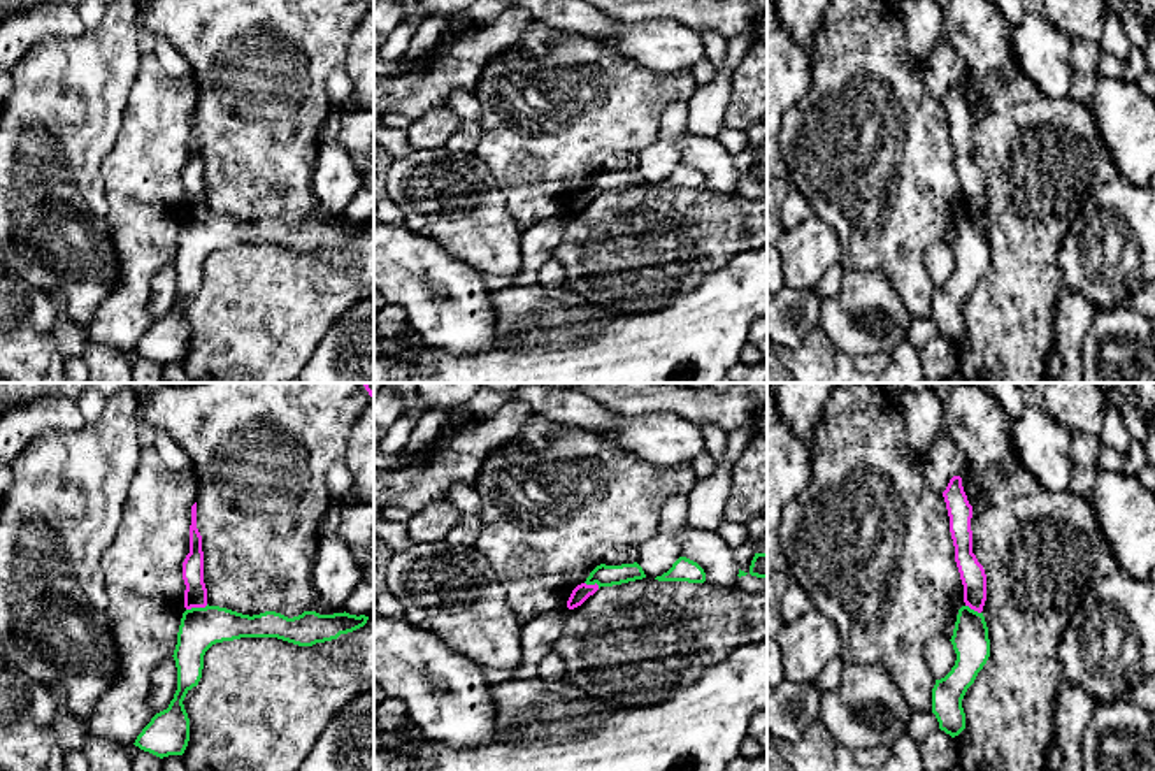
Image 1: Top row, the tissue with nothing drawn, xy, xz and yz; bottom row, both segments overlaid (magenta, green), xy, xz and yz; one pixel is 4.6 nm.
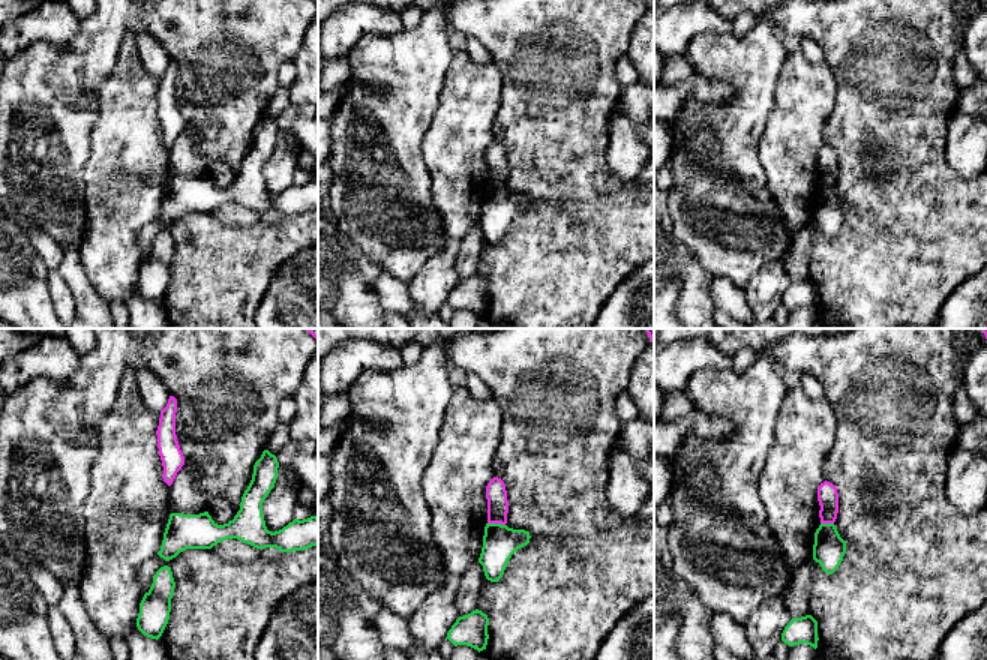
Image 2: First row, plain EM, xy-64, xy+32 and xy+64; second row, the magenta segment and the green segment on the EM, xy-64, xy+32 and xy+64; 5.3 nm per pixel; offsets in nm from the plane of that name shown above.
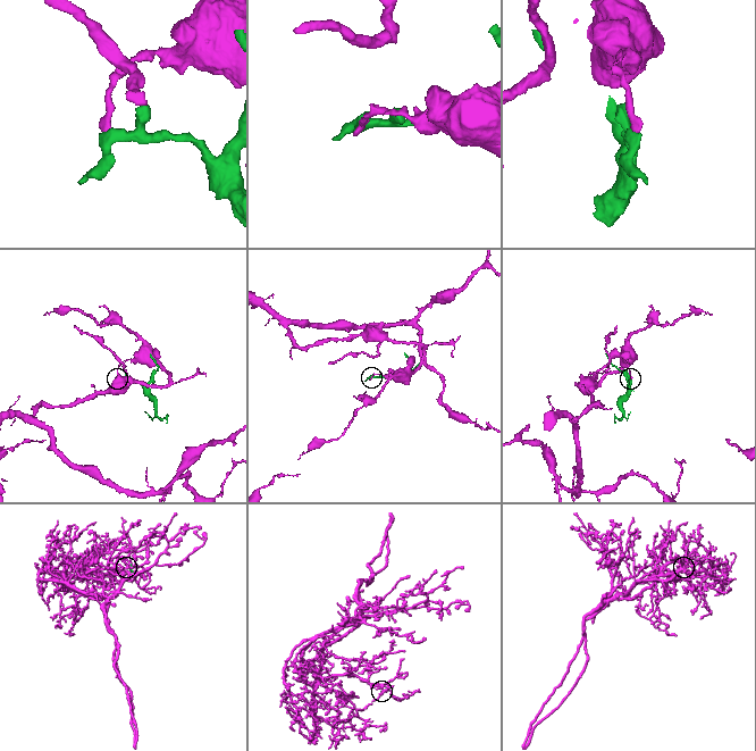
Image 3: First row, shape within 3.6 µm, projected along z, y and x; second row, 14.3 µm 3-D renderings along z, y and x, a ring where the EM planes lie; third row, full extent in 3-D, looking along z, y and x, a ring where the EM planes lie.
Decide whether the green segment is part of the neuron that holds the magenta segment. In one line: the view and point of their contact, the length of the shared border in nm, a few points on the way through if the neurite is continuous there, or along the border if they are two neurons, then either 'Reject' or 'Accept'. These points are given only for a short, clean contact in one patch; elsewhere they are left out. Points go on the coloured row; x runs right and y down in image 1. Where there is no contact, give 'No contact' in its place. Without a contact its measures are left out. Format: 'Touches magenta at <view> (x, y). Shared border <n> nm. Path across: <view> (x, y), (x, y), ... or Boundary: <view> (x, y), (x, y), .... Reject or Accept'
Touches magenta at xy (197, 606). Shared border 110 nm. Boundary: xy (208, 605), (186, 610). Reject

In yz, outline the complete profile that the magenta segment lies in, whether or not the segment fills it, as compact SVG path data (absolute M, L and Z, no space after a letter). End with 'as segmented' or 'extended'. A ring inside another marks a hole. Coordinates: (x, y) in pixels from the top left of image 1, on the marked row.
M960 476L950 479L943 497L950 516L955 562L964 585L964 602L971 609L981 613L986 601L986 574L972 553L972 506L967 501Z | as segmented

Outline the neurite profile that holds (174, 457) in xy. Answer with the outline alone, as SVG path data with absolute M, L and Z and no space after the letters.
M158 430L153 448L172 471L191 471L191 457L165 430Z

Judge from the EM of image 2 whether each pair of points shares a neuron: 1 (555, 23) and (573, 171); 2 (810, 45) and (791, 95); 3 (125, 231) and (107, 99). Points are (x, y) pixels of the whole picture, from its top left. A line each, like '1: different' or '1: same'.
1: same
2: different
3: same

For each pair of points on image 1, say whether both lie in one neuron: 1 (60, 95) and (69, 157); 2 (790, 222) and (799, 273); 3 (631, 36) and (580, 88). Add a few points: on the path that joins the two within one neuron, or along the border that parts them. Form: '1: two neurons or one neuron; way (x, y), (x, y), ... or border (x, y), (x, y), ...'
1: one neuron; way (60, 111), (60, 141)
2: two neurons; border (813, 213), (785, 232)
3: two neurons; border (618, 53), (639, 67), (655, 72)

